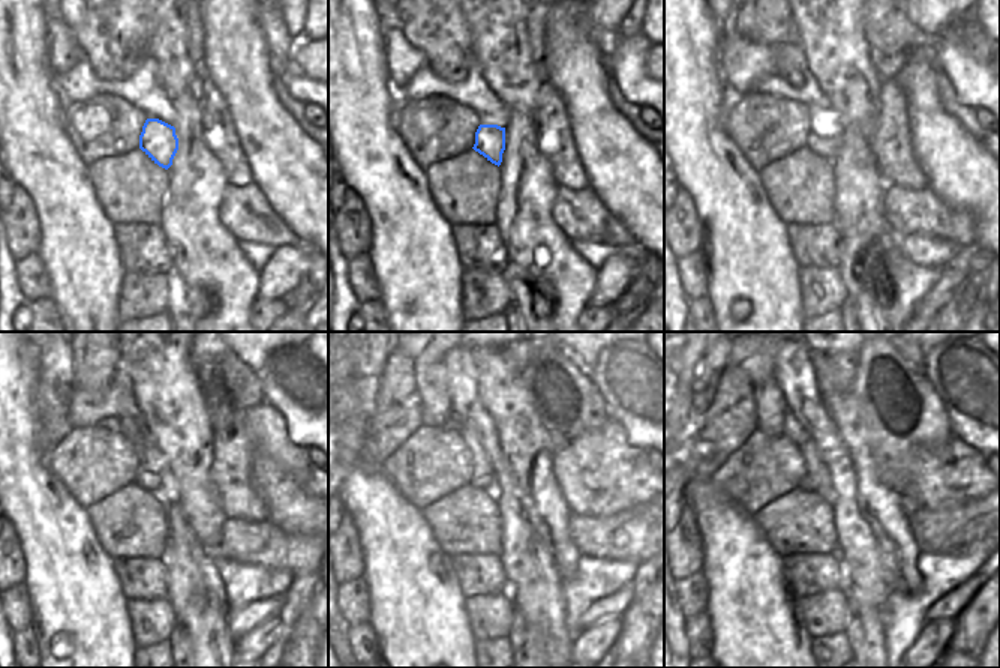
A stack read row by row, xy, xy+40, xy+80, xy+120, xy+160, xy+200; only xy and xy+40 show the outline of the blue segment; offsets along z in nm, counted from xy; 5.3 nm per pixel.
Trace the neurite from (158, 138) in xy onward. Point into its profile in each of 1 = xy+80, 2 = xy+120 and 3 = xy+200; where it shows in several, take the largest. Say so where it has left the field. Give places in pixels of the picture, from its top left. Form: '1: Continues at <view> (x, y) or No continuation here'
1: Continues at xy+80 (823, 141)
2: Continues at xy+120 (153, 482)
3: Continues at xy+200 (807, 485)

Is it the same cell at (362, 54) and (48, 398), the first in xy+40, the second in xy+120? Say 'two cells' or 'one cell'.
two cells

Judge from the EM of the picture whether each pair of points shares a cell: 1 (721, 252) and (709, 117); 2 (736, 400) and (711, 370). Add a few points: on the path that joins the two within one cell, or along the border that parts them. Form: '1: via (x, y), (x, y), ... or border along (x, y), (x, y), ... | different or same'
1: via (721, 219), (721, 182), (709, 167), (709, 150) | same
2: border along (727, 365), (705, 412) | different

